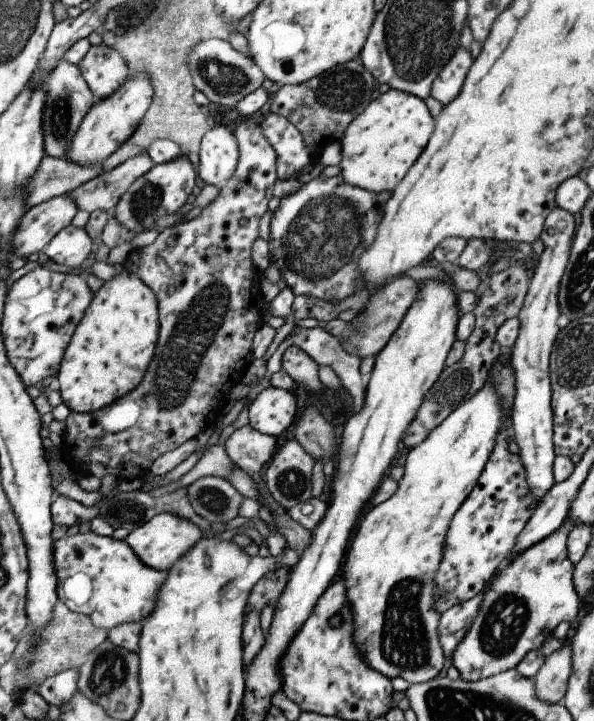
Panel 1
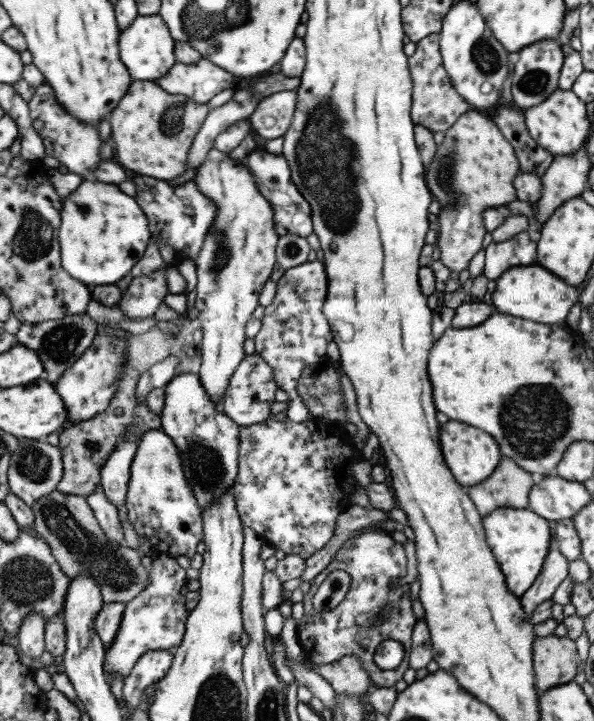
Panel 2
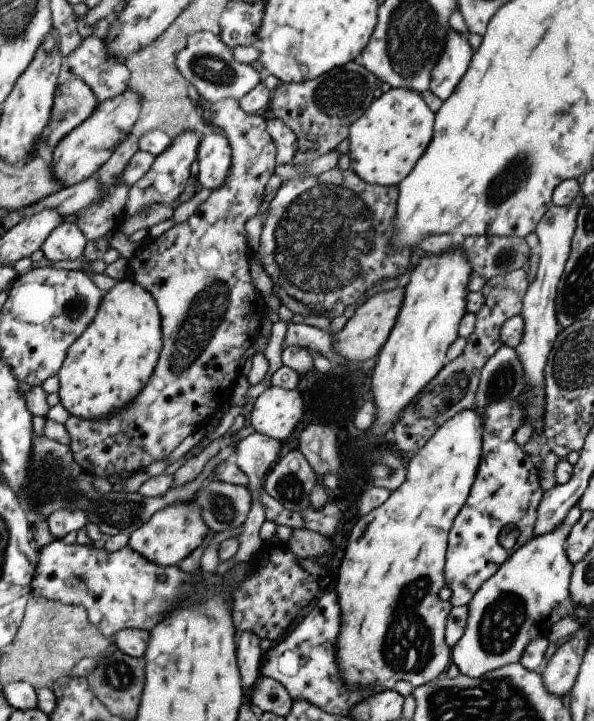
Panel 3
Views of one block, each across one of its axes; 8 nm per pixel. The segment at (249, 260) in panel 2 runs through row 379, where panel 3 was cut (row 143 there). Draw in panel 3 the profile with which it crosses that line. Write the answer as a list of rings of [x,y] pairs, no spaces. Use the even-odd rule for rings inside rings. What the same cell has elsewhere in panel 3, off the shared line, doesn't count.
[[[212,129],[200,139],[196,149],[196,160],[199,168],[198,184],[210,191],[221,187],[231,163],[231,148],[221,131]]]

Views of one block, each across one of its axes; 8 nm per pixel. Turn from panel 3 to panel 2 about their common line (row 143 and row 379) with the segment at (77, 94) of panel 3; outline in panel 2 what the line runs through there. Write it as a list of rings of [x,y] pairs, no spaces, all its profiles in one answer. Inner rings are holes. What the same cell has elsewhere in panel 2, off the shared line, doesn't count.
[[[84,313],[58,320],[47,320],[33,325],[21,324],[19,331],[14,336],[18,345],[37,354],[37,358],[41,361],[45,373],[47,373],[46,382],[53,384],[66,369],[70,368],[70,364],[73,364],[74,360],[81,357],[85,348],[92,344],[96,326]]]

